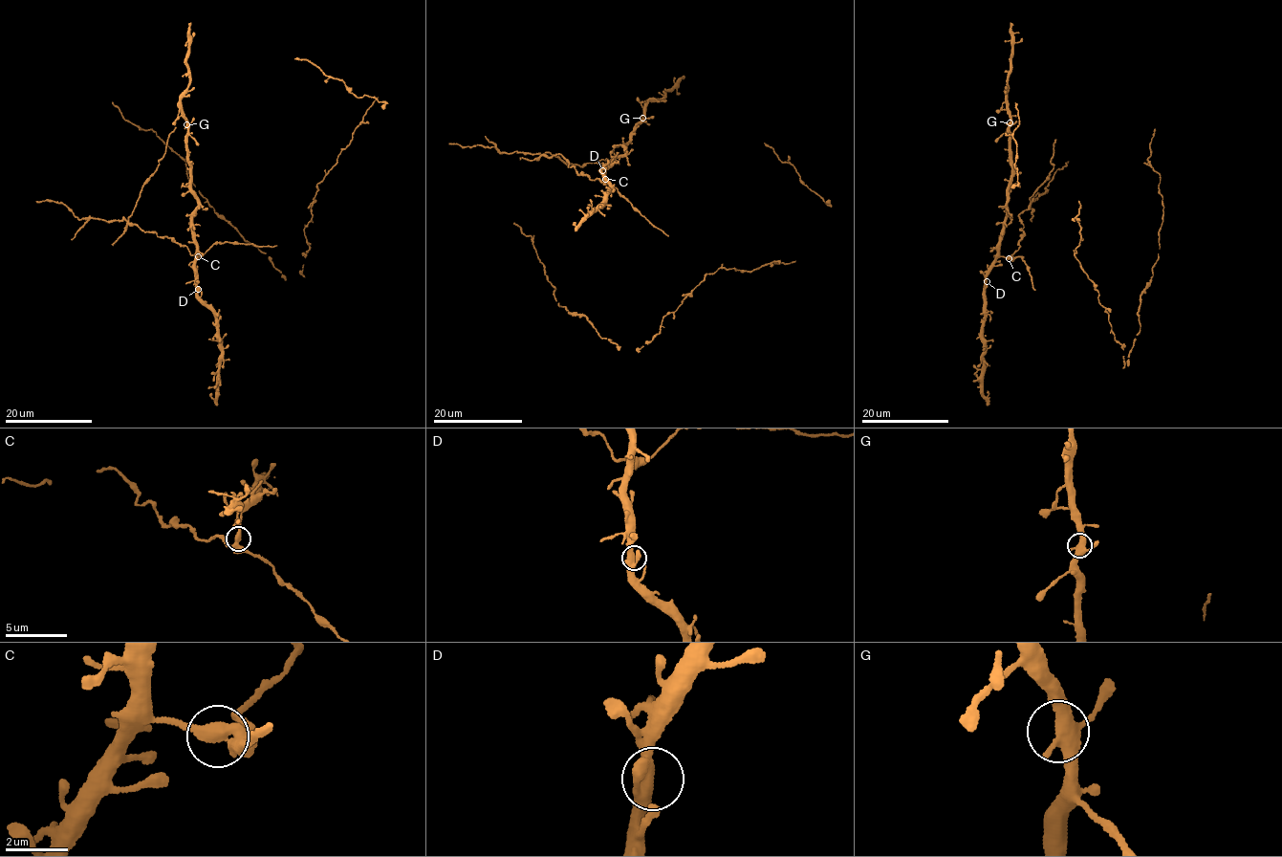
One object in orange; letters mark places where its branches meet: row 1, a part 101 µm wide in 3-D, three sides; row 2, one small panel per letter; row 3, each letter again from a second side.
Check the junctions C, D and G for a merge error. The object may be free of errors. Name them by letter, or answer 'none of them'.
C

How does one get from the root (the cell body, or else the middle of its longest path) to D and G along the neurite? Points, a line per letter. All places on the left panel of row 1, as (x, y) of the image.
D: (194, 255), (198, 255), (194, 263), (198, 289)
G: (194, 255), (198, 255), (196, 258), (196, 241), (192, 229), (198, 199), (191, 185), (186, 124)

